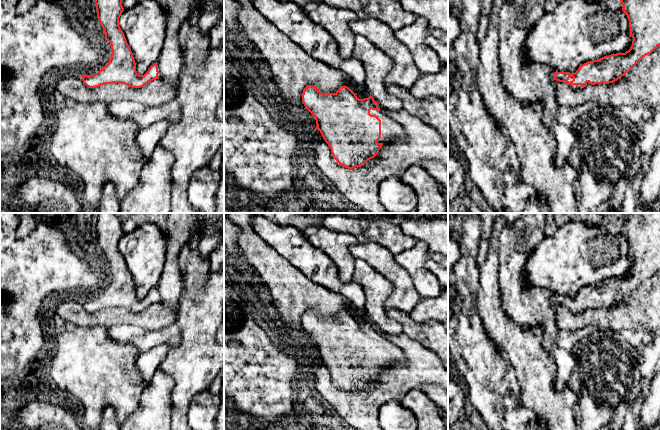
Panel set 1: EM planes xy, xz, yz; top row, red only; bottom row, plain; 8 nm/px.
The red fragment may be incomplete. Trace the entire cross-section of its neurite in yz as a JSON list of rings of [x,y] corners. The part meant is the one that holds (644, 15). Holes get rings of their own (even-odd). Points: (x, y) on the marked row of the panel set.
[[[660,0],[620,1],[633,38],[630,49],[625,53],[588,61],[580,65],[575,73],[554,72],[554,80],[566,83],[576,90],[590,84],[613,83],[660,46]]]

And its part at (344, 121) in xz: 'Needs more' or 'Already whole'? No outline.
Needs more

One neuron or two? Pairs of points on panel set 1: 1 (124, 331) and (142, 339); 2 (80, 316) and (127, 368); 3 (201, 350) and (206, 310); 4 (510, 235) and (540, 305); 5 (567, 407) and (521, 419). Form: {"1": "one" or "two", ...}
{"1": "one", "2": "two", "3": "one", "4": "one", "5": "two"}

